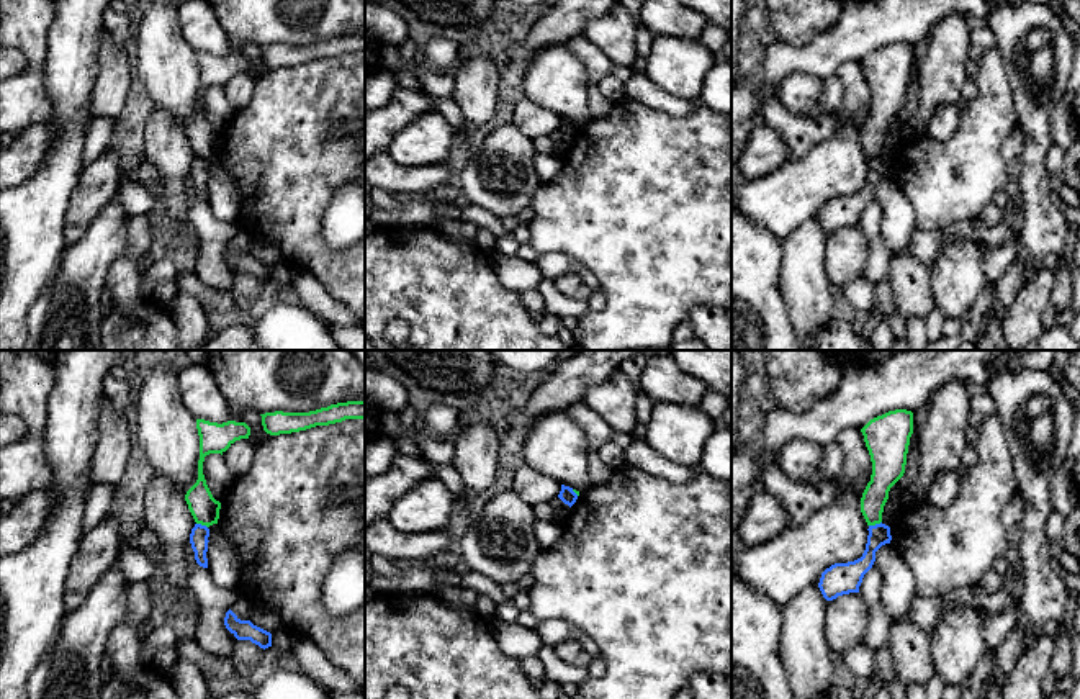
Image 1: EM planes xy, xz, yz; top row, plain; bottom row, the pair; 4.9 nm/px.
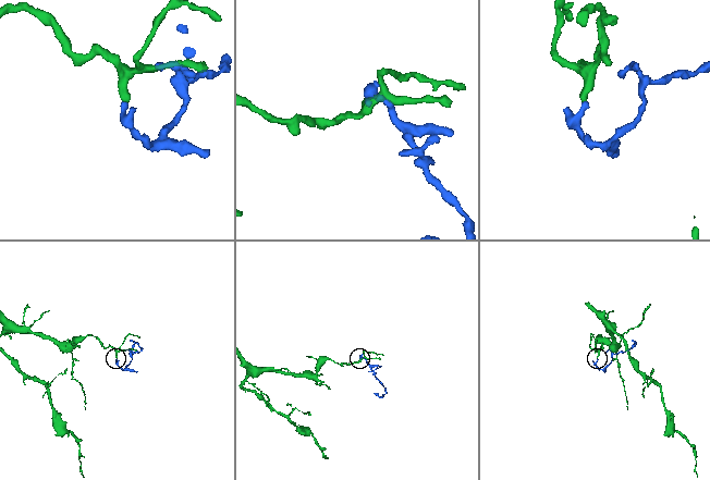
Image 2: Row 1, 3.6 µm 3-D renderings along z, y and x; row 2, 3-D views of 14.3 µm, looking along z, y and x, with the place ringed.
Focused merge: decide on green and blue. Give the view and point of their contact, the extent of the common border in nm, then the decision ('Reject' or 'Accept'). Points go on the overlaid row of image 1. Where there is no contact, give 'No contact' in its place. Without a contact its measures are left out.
Touches green at yz (874, 524). Shared border 70 nm. Reject

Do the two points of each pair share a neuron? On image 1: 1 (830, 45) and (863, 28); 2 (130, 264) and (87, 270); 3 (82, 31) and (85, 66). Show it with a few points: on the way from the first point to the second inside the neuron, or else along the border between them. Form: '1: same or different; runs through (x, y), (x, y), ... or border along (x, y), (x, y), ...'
1: same; runs through (838, 45), (854, 36)
2: different; border along (126, 231), (125, 249), (108, 270), (103, 287)
3: same; runs through (82, 40), (82, 58)

